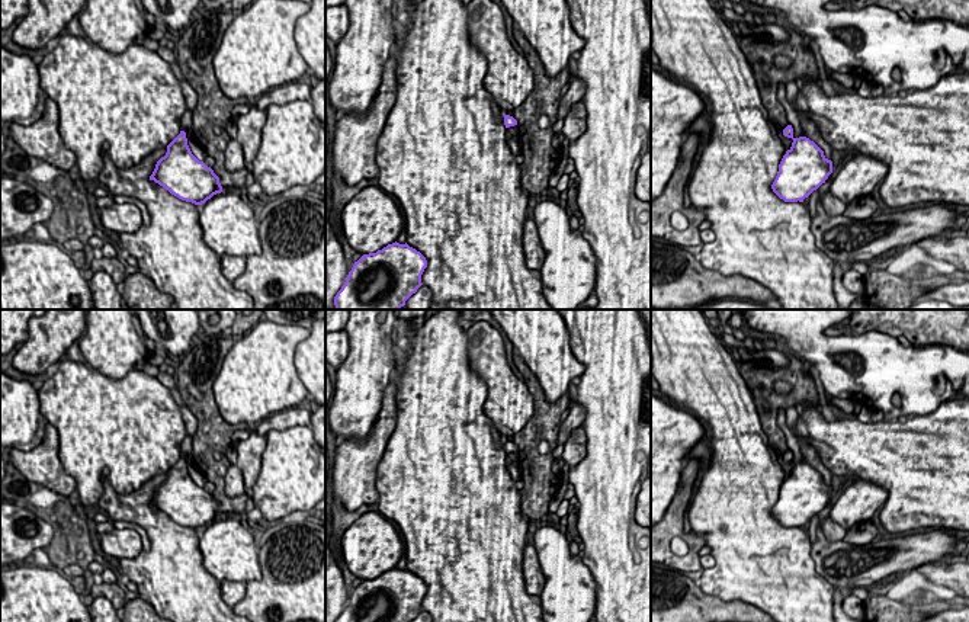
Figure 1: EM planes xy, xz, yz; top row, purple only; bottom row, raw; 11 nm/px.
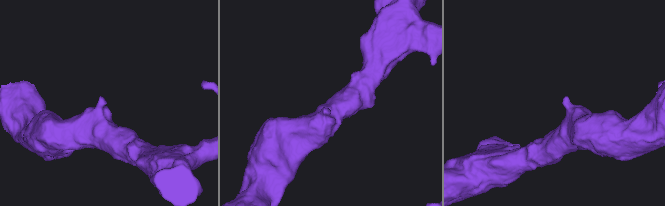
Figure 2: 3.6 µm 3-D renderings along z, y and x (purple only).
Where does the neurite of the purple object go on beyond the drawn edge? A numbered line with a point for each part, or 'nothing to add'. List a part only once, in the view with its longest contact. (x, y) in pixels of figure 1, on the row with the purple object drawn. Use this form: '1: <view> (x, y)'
nothing to add

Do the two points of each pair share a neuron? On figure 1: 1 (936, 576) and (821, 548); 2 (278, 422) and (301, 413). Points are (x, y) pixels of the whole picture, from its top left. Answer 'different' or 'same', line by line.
1: different
2: same

